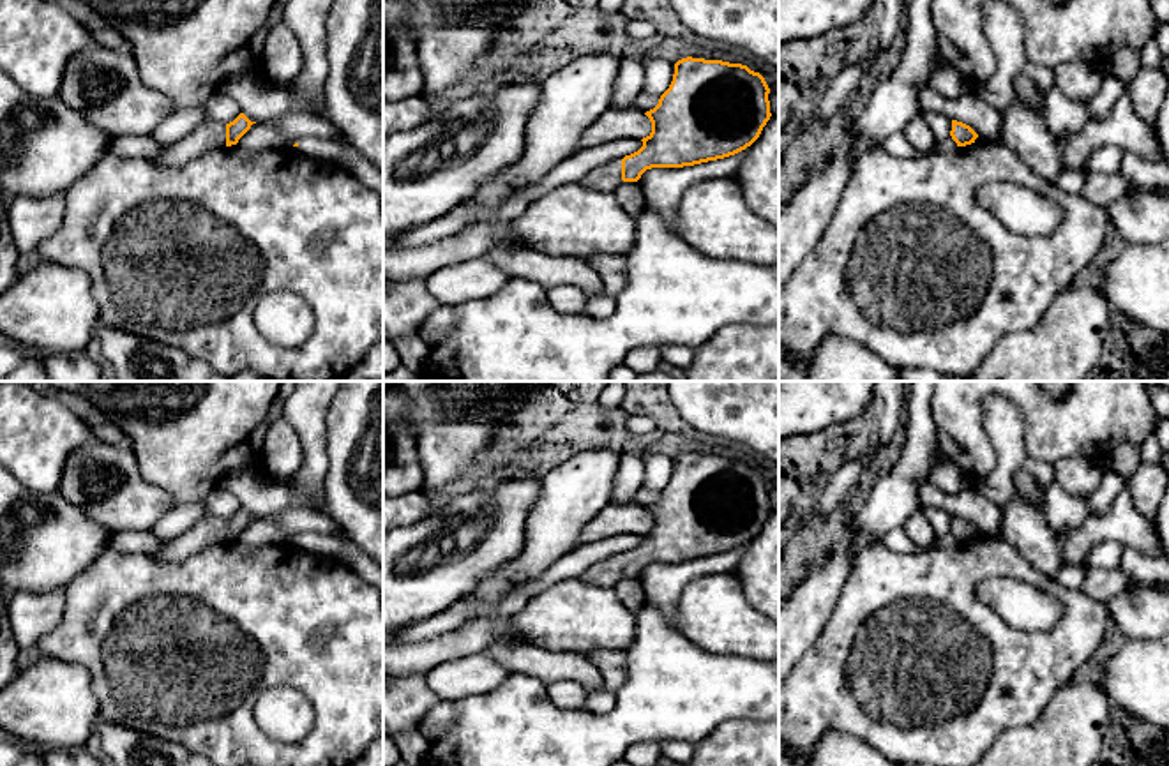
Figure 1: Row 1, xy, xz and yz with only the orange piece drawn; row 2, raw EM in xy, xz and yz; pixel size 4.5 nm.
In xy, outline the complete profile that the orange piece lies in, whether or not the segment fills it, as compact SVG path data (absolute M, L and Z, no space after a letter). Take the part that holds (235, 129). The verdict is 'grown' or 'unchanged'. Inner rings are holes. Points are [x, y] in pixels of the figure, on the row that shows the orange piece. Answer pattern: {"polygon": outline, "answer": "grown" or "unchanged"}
{"polygon": "M244 113L230 124L207 120L185 138L166 145L161 155L150 161L166 168L180 168L205 152L237 145L253 124L256 122L251 122Z", "answer": "grown"}

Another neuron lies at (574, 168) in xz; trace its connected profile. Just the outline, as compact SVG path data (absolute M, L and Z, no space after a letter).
M620 138L579 150L572 157L554 166L551 173L533 189L510 198L500 208L498 217L516 219L539 196L558 185L581 182L593 168L599 168L615 159L623 159L625 155L637 152L641 146L641 139Z

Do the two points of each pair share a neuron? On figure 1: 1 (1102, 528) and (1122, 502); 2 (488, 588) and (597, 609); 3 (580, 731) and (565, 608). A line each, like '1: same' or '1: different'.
1: same
2: different
3: different

